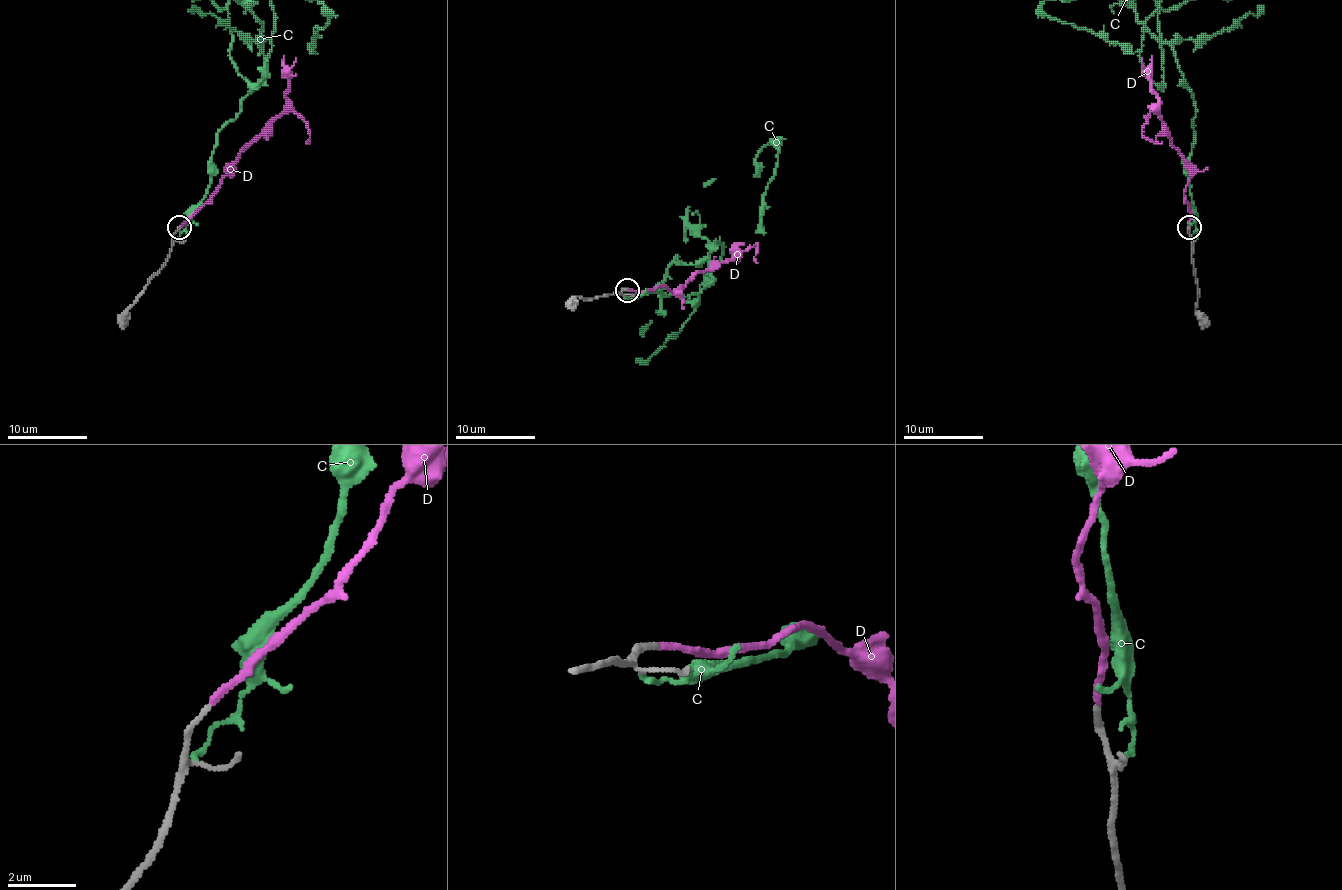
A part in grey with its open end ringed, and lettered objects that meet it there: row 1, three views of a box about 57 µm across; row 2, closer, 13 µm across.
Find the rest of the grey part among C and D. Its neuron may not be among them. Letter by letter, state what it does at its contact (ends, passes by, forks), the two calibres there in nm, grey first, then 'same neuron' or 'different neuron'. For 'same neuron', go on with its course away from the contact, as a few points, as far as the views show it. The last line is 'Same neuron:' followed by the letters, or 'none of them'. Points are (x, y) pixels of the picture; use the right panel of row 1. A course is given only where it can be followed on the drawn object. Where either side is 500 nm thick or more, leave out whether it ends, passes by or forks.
C: it ends | 150/130 nm | different neuron
D: it ends | 170/170 nm | same neuron | via (1187, 227), (1189, 203), (1183, 191), (1189, 165), (1151, 111), (1141, 129), (1145, 137), (1161, 143)
Same neuron: D

